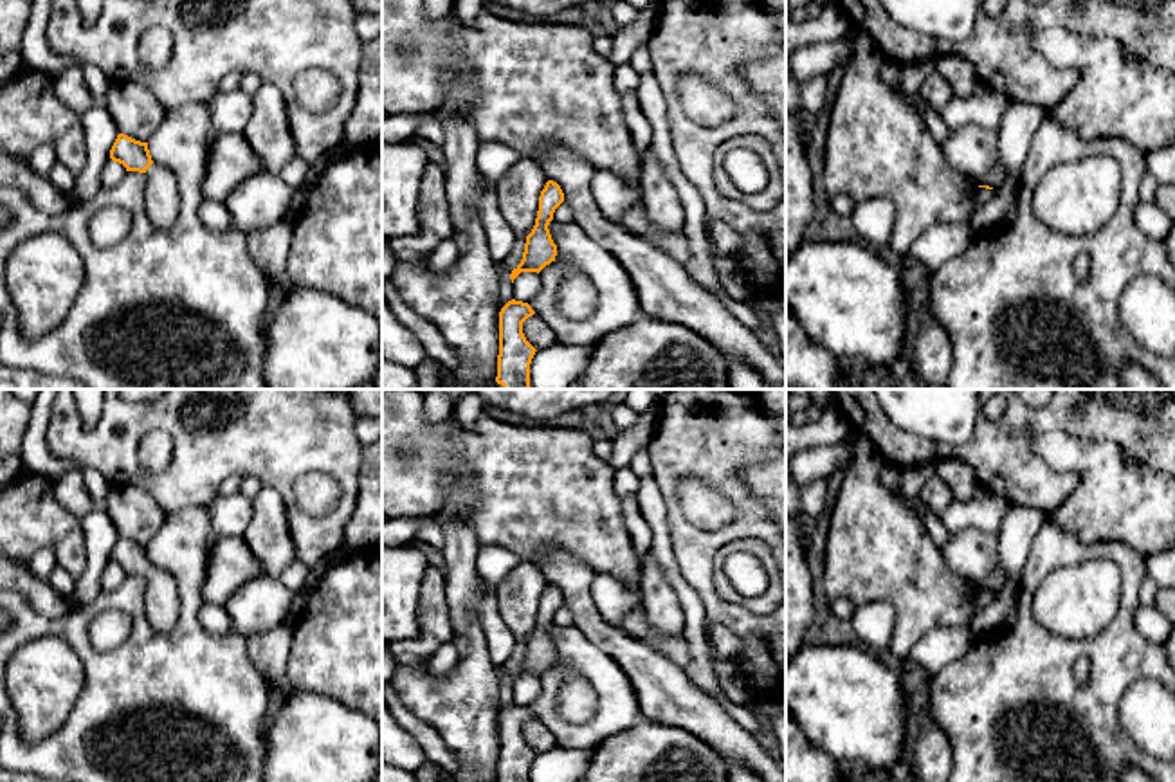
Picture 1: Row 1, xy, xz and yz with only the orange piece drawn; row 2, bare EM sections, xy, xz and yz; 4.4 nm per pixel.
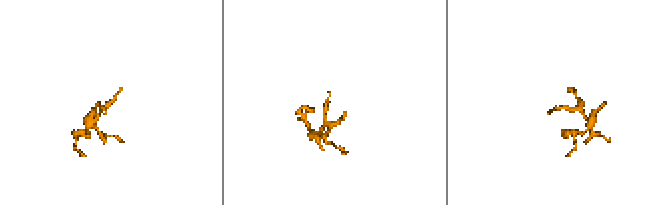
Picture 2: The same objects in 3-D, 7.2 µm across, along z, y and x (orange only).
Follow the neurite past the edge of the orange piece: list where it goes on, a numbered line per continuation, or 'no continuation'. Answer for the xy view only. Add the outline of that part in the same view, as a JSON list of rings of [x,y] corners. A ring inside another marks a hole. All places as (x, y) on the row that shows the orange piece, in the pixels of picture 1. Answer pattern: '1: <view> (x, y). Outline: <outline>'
1: xy (163, 200). Outline: [[[151,164],[146,169],[146,214],[159,229],[175,225],[180,209],[177,177],[171,169]]]

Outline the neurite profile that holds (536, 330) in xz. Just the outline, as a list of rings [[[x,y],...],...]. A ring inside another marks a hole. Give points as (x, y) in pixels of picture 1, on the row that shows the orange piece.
[[[537,314],[523,323],[523,333],[535,350],[550,348],[559,342],[555,332]]]

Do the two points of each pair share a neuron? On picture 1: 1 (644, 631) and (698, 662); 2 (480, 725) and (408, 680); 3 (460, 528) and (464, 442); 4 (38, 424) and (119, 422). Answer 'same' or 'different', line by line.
1: different
2: same
3: different
4: different

